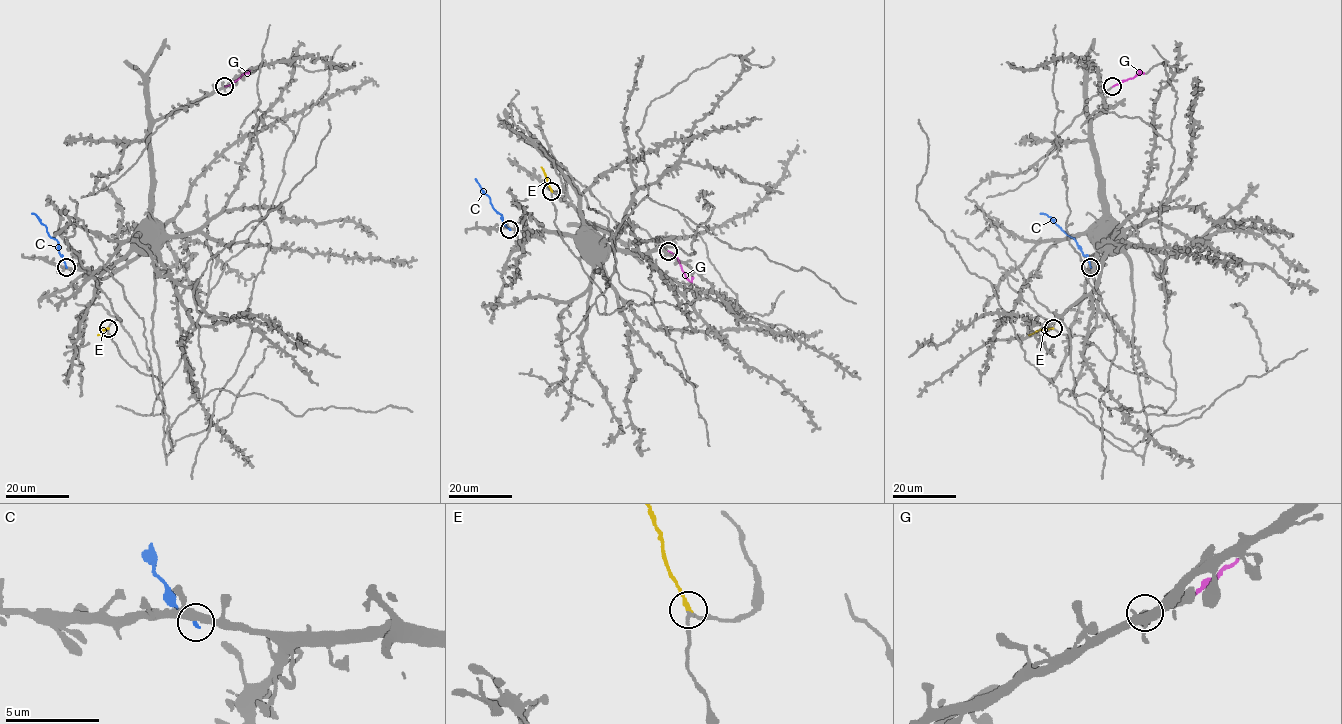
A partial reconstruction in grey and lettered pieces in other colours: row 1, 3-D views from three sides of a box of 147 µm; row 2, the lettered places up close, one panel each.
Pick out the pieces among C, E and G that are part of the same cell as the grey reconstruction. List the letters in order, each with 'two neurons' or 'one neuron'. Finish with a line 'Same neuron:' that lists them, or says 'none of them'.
C: two neurons
E: two neurons
G: one neuron
Same neuron: G

